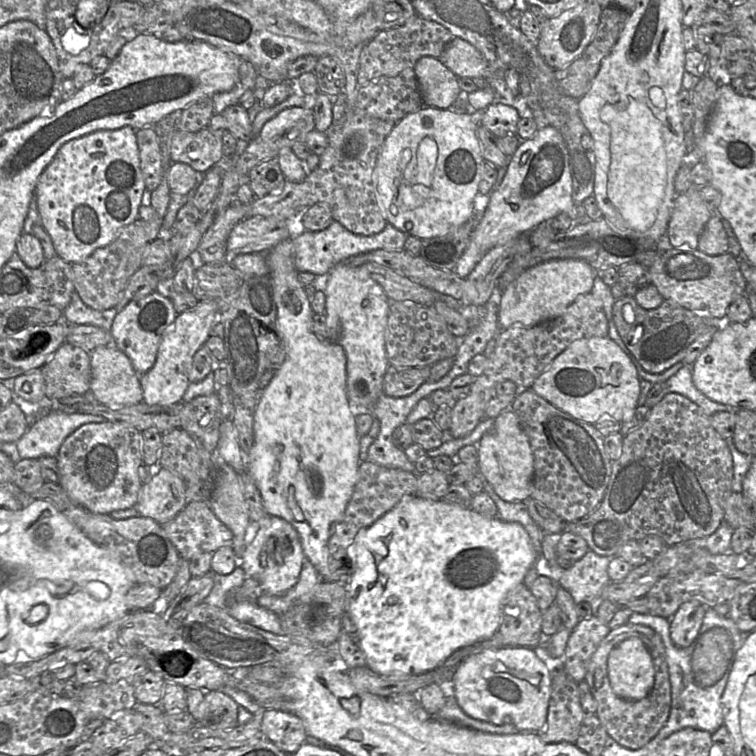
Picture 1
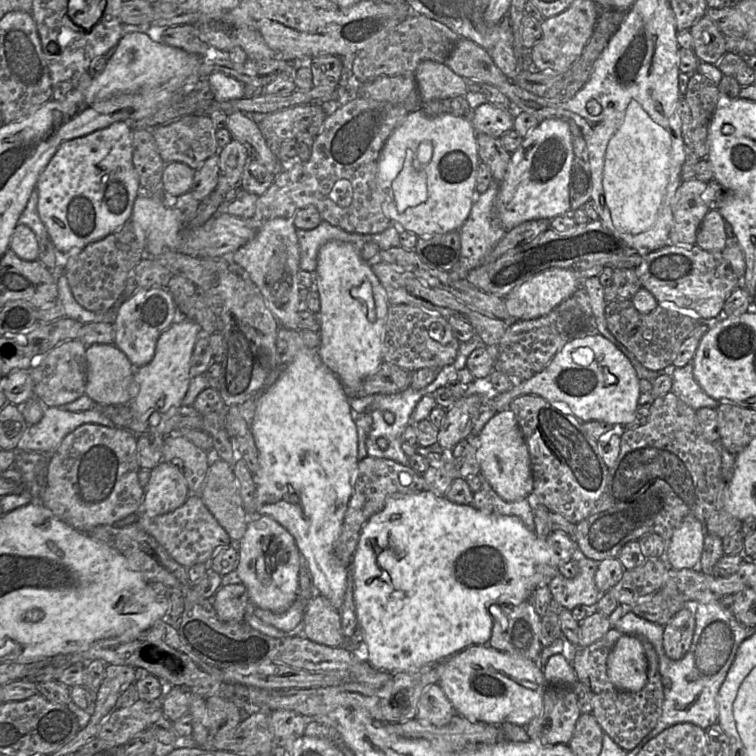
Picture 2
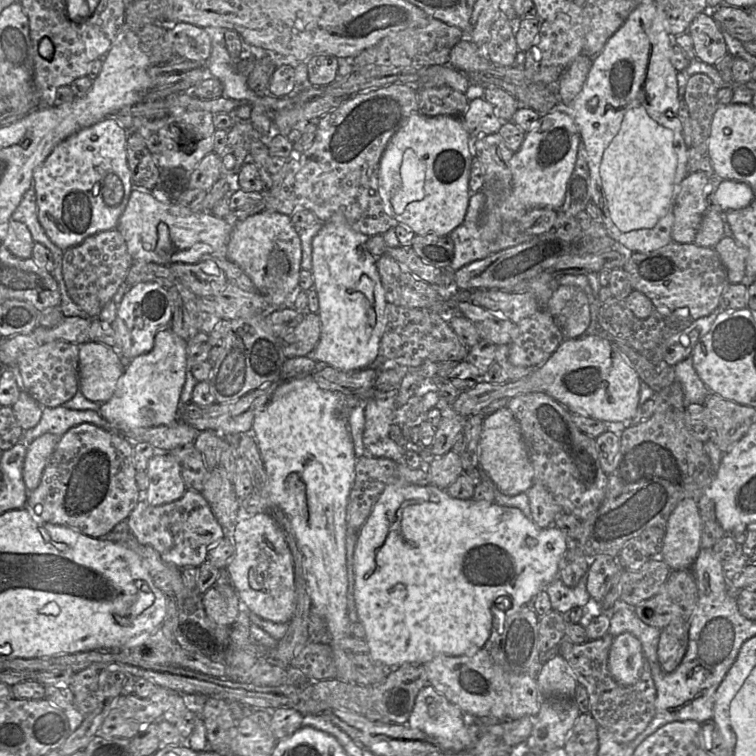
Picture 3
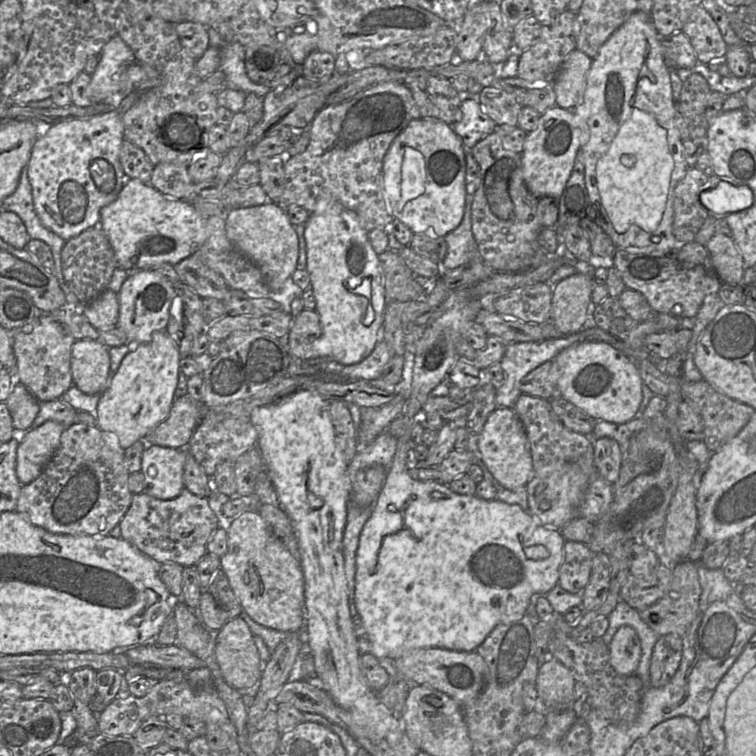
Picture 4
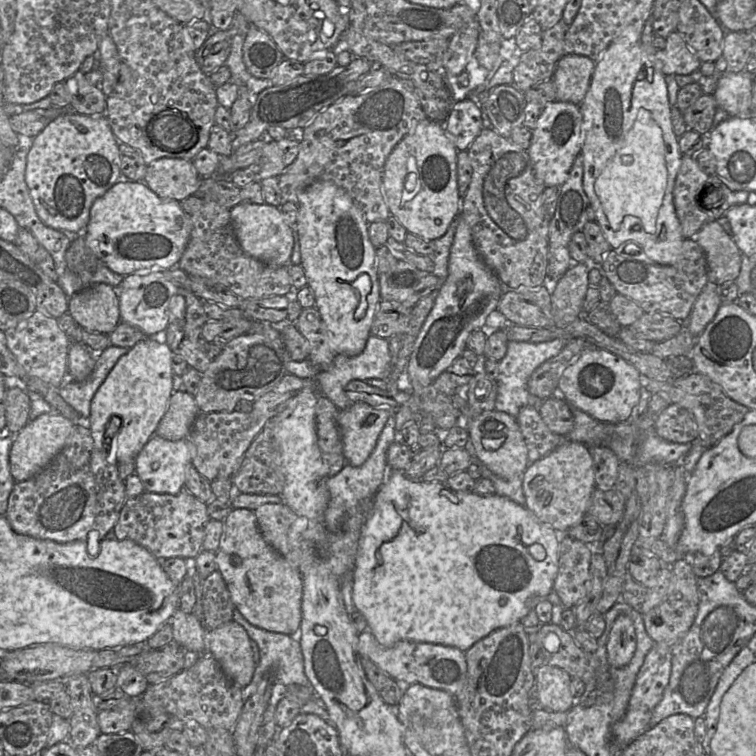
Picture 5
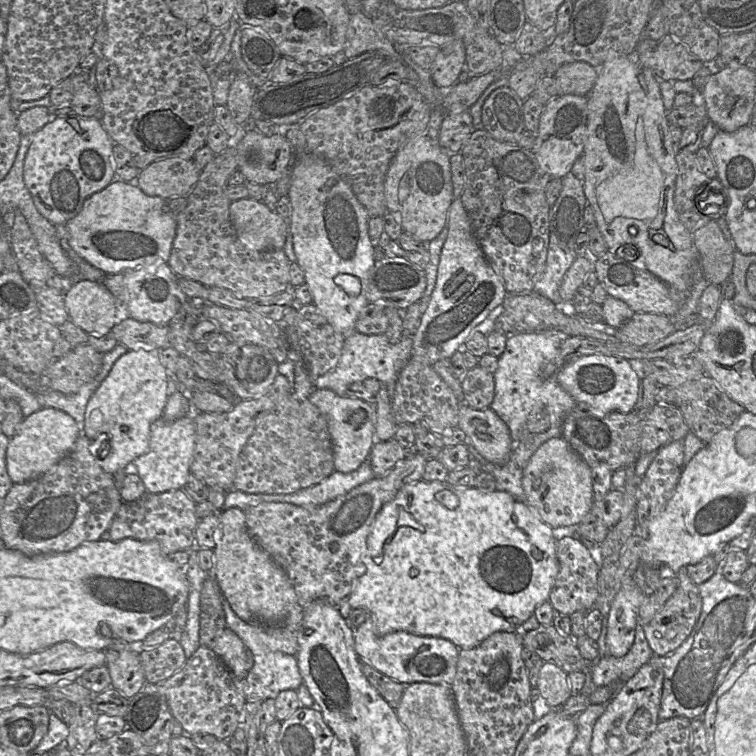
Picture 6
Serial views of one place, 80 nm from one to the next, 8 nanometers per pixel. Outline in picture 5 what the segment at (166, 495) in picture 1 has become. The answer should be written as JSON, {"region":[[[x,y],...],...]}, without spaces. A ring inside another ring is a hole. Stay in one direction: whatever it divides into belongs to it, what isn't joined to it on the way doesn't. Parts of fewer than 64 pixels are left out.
{"region":[[[154,434],[135,458],[135,473],[146,492],[176,495],[185,488],[188,468],[192,465],[193,445],[187,438],[170,441]]]}

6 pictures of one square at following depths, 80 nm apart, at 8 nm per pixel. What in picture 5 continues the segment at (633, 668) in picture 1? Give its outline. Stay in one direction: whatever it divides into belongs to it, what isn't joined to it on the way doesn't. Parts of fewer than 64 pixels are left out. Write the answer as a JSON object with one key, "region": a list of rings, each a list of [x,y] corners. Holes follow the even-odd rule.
{"region":[[[620,615],[614,621],[607,639],[607,660],[611,667],[629,664],[636,649],[636,633],[632,620]]]}

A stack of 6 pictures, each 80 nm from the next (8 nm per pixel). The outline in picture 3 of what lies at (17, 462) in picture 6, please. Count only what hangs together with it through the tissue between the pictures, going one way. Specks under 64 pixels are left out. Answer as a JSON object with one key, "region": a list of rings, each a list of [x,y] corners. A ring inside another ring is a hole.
{"region":[[[45,433],[27,446],[22,477],[29,492],[38,487],[48,459],[55,450],[59,439],[60,437],[55,434]]]}

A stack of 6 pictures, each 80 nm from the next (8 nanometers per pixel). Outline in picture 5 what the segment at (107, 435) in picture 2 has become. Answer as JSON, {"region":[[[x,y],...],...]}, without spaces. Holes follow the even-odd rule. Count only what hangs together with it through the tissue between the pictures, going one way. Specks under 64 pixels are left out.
{"region":[[[74,425],[66,444],[61,451],[35,476],[15,482],[9,495],[5,517],[14,532],[42,540],[51,540],[57,543],[68,543],[76,540],[85,540],[90,531],[97,531],[99,538],[113,530],[120,511],[127,496],[125,483],[120,479],[118,464],[111,454],[116,434],[111,435],[102,443],[103,450],[95,447],[94,439],[89,428]]]}

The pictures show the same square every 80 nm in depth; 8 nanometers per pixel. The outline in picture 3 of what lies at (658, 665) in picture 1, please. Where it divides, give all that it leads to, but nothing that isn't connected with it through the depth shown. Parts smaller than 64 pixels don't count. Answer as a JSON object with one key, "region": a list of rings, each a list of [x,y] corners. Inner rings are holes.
{"region":[[[608,633],[602,638],[588,640],[583,644],[574,644],[563,639],[558,645],[558,654],[566,660],[578,684],[586,688],[589,696],[589,712],[598,726],[608,730],[616,742],[626,744],[641,734],[653,719],[657,691],[650,666],[645,658],[637,683],[623,686],[614,680],[608,667],[609,651],[613,640],[614,638]]]}

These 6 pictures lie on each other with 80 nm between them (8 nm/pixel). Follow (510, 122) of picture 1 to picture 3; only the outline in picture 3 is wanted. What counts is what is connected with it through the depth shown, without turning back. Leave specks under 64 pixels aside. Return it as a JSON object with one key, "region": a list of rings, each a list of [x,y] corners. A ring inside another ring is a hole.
{"region":[[[484,98],[469,101],[468,109],[461,120],[472,142],[482,135],[498,133],[505,123],[496,116],[493,106]]]}

